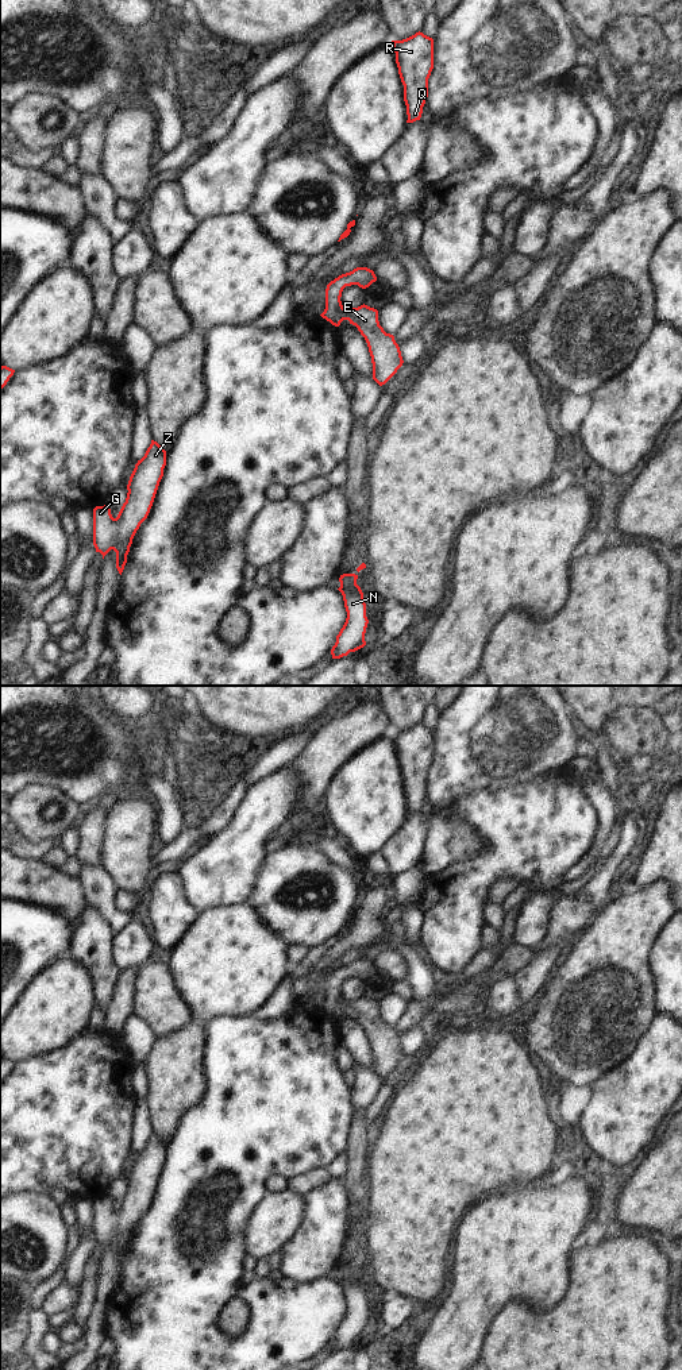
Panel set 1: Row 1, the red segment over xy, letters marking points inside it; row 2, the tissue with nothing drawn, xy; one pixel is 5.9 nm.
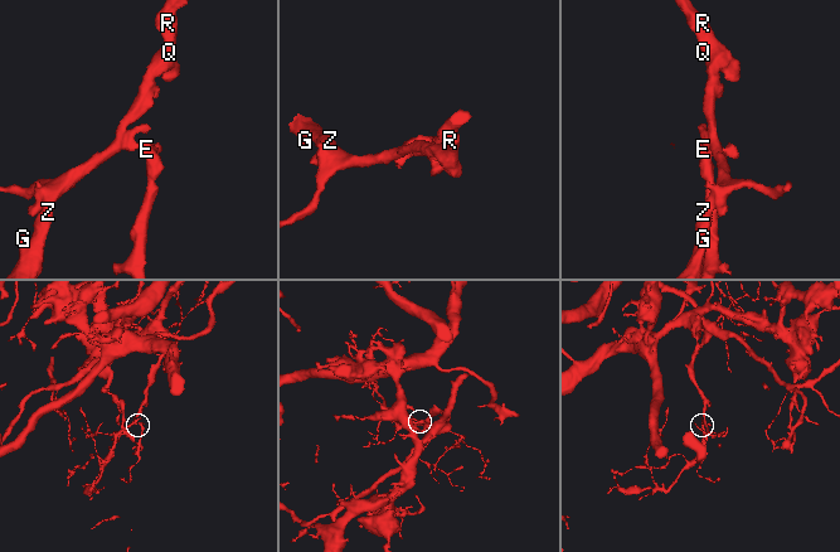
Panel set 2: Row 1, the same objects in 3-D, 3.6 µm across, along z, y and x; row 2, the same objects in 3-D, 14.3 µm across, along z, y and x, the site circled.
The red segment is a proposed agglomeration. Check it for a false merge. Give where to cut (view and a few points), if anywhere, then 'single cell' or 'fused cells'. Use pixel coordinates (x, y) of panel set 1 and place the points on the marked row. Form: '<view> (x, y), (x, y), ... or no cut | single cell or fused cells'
no cut | single cell

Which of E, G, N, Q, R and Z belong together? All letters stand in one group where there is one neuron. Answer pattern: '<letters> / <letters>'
E G N Q R Z

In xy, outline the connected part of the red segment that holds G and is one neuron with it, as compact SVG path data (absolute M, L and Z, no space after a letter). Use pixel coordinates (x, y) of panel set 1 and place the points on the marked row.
M151 440L145 456L138 460L127 485L127 498L116 518L112 517L109 506L96 506L93 509L93 545L96 552L104 556L113 549L116 552L116 568L122 575L127 563L127 555L132 544L132 539L140 524L147 518L153 506L159 482L163 476L166 466L166 451L154 440Z

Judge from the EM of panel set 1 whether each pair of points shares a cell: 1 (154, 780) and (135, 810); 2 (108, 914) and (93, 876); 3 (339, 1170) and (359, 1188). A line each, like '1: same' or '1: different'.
1: different
2: same
3: different

